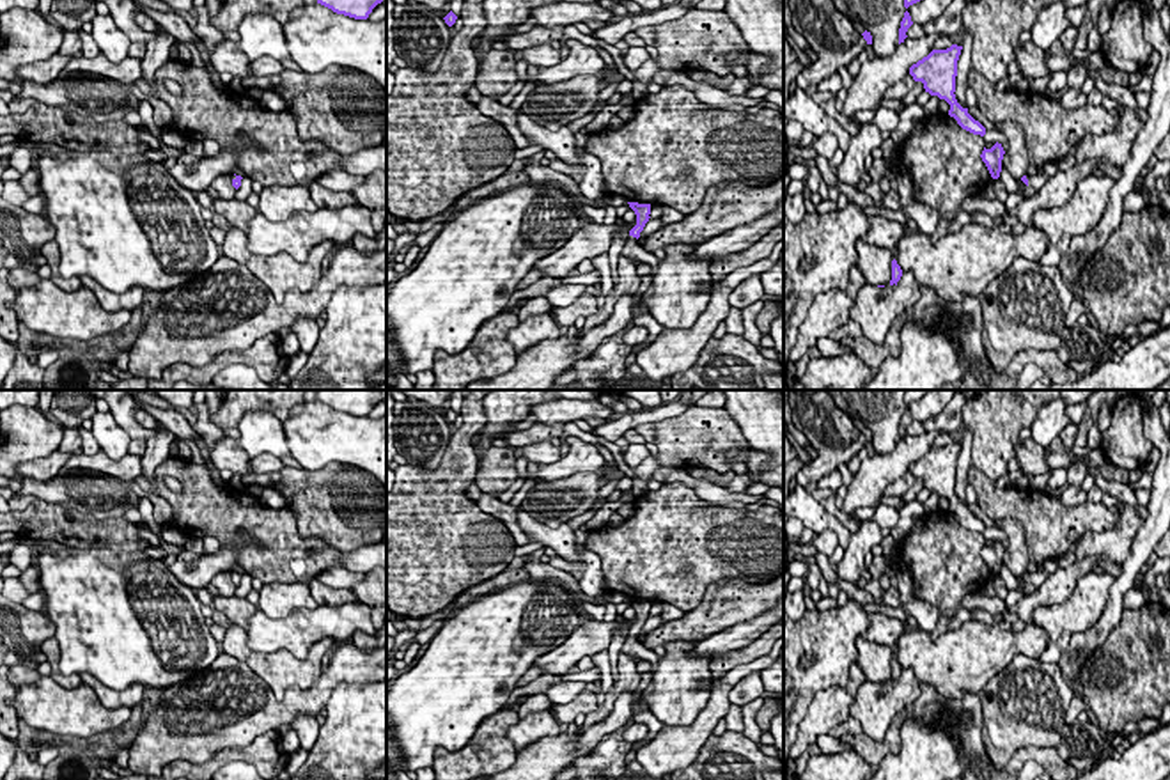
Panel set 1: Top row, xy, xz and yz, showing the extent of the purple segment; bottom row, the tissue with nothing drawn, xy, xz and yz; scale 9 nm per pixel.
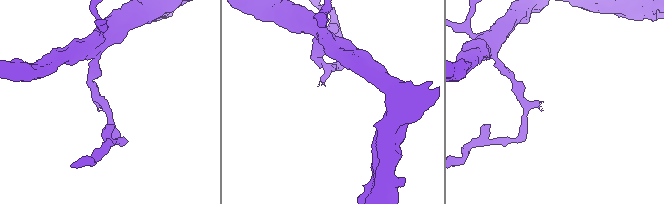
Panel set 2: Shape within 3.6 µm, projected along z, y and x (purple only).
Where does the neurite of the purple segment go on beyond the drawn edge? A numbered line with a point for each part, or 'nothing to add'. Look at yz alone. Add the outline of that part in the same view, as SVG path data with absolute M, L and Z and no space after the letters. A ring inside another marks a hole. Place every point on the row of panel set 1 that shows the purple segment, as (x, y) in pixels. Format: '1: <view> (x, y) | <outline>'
nothing to add

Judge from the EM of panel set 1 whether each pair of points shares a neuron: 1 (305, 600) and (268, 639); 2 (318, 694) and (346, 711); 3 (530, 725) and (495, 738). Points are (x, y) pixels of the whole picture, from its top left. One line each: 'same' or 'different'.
1: different
2: different
3: same

